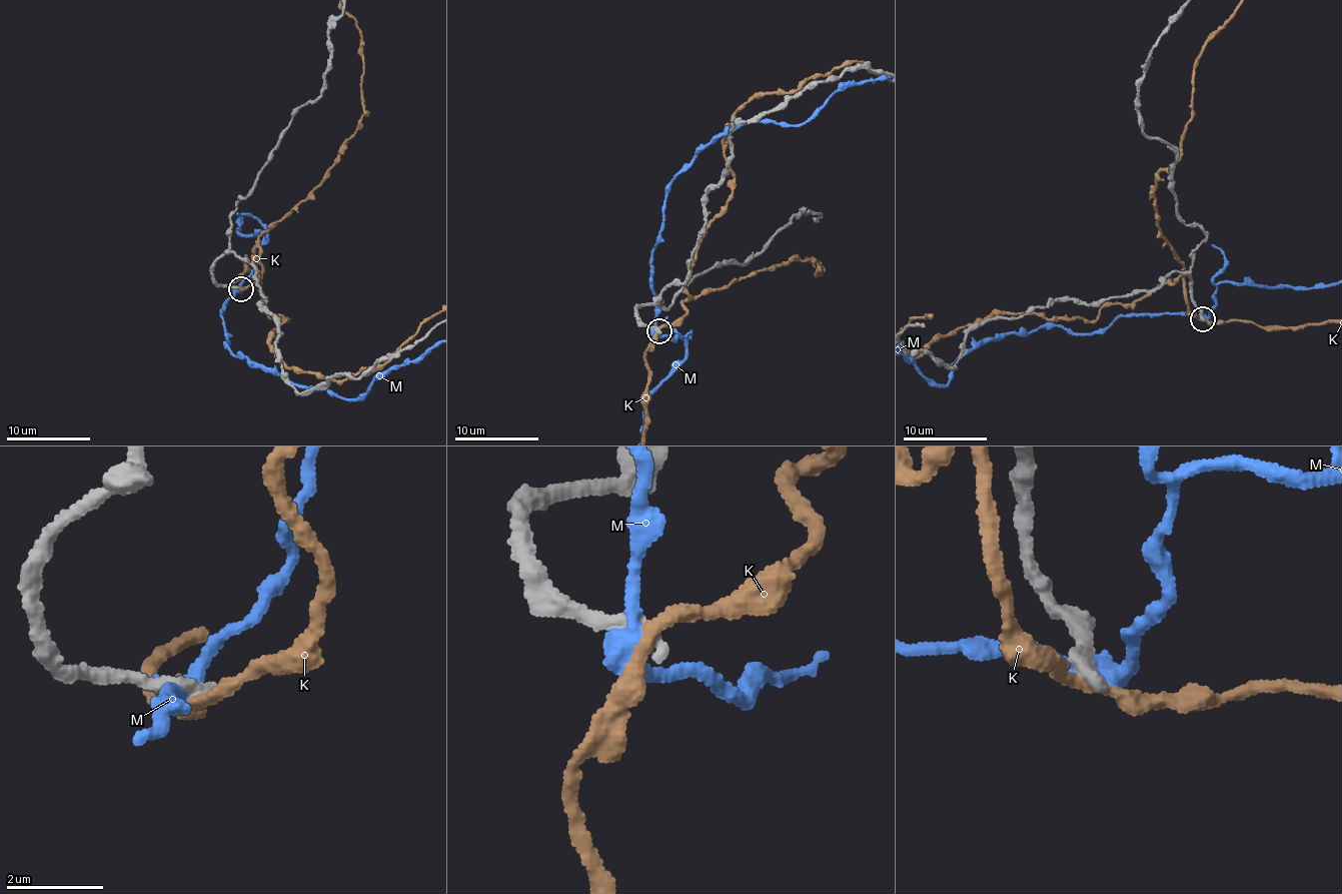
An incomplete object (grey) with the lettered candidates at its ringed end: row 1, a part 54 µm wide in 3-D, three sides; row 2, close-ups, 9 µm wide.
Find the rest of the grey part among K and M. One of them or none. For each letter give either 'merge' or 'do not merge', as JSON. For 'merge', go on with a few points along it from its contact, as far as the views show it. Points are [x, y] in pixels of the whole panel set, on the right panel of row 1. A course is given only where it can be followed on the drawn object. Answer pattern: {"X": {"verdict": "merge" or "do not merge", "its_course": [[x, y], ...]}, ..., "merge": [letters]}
{"K": {"verdict": "do not merge"}, "M": {"verdict": "do not merge"}, "merge": []}

